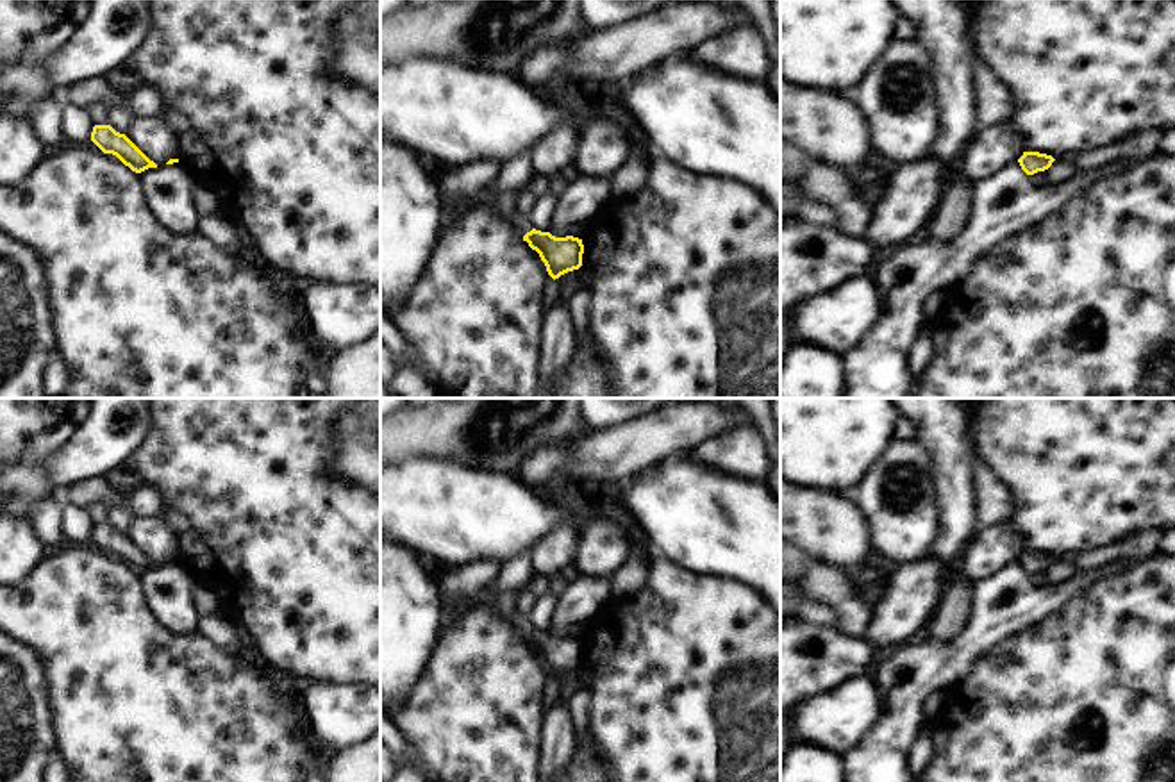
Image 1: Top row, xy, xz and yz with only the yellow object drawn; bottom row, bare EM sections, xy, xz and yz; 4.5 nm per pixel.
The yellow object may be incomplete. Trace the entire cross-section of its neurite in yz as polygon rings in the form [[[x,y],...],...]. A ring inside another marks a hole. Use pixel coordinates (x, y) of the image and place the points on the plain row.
[[[1023,552],[1023,555],[1018,559],[1021,570],[1027,575],[1034,575],[1038,571],[1048,570],[1054,561],[1055,559],[1052,555],[1039,553],[1039,552]]]

